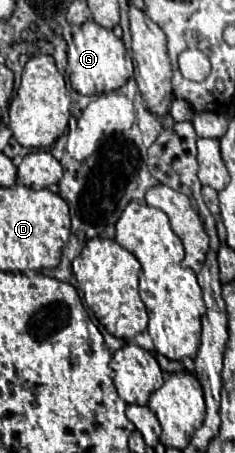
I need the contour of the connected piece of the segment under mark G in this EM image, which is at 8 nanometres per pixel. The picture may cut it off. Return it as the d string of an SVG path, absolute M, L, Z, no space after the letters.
M88 20L86 24L74 30L74 38L68 45L67 60L66 74L70 78L70 86L84 96L110 92L124 86L126 80L132 77L134 70L132 60L124 48L124 42L116 38L112 30L102 28L94 20Z

